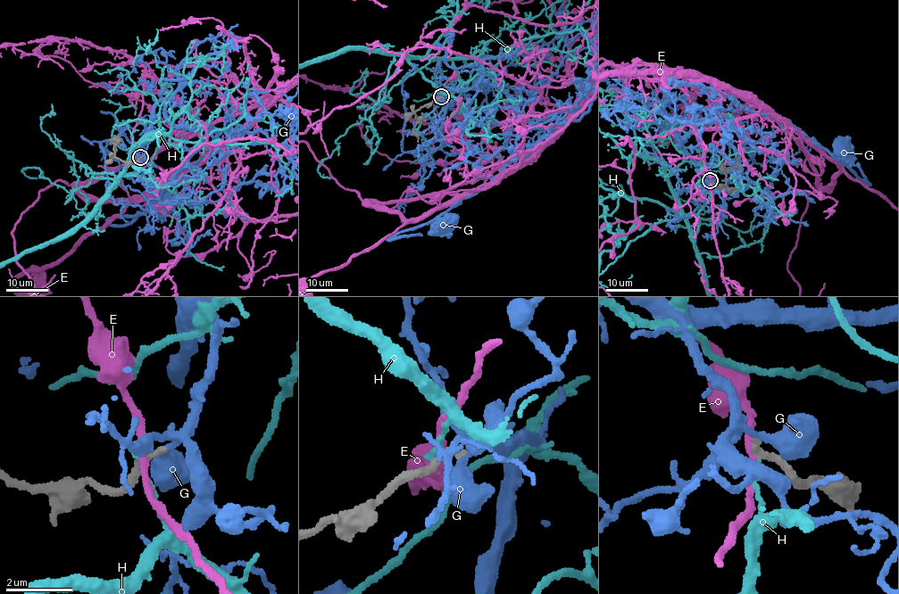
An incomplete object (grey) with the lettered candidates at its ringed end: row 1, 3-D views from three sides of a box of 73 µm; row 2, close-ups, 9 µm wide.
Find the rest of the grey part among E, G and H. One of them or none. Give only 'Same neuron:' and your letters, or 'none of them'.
Same neuron: none of them

